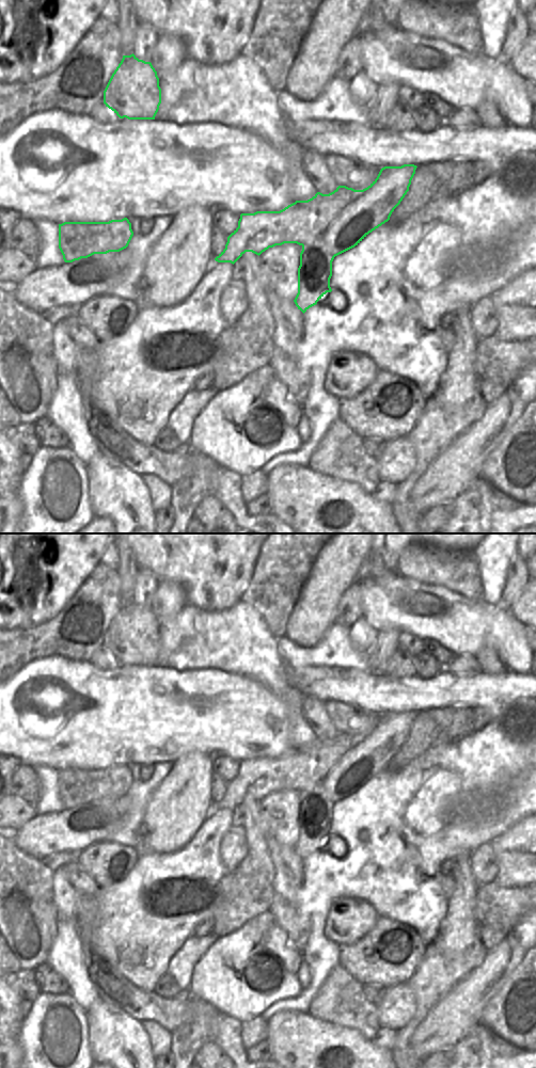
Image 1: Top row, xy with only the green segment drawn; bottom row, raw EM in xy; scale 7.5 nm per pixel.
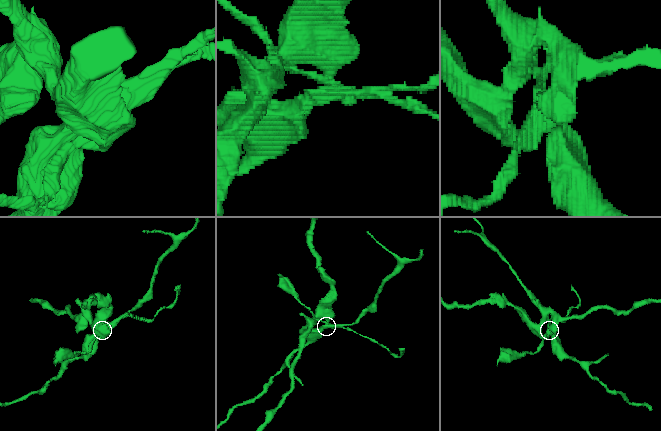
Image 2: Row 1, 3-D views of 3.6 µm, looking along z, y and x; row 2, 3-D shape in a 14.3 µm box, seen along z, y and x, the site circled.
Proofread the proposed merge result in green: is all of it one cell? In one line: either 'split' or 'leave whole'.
split

